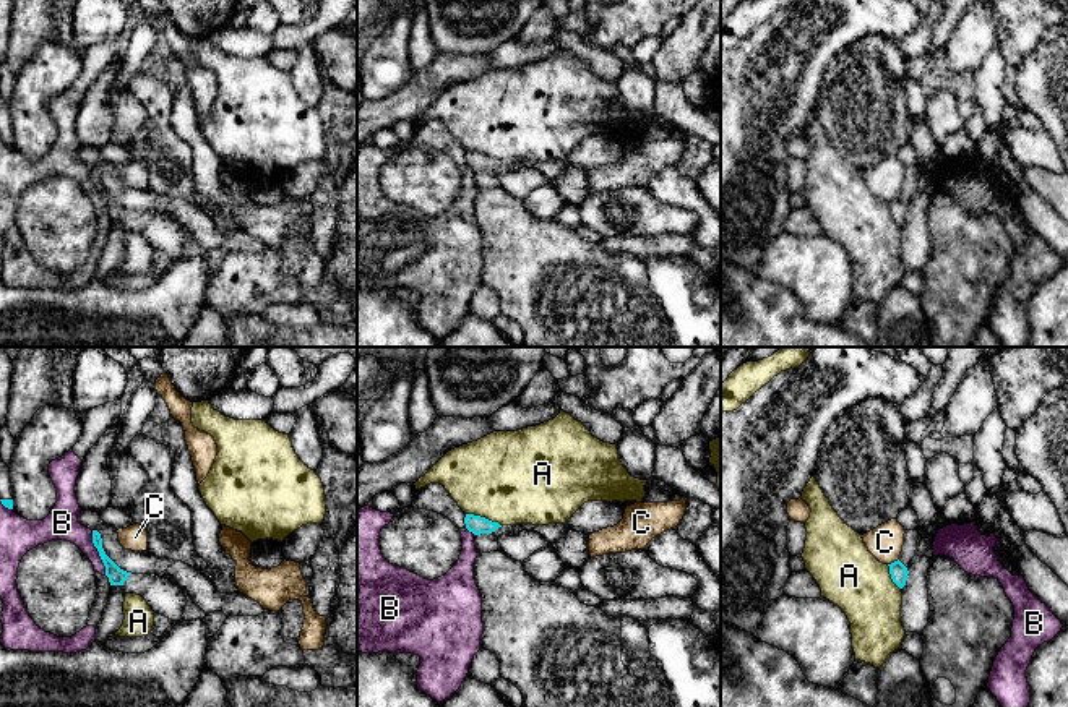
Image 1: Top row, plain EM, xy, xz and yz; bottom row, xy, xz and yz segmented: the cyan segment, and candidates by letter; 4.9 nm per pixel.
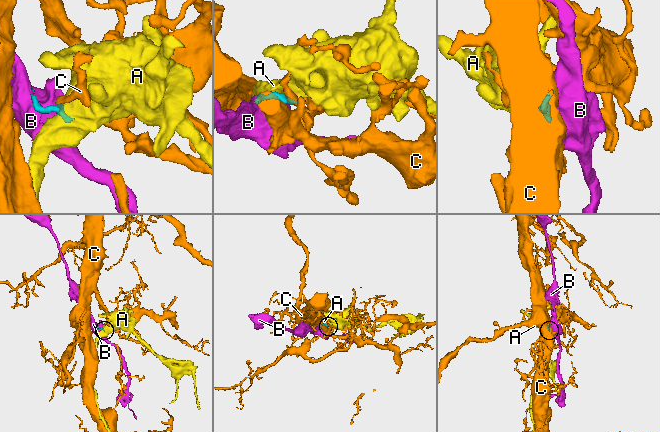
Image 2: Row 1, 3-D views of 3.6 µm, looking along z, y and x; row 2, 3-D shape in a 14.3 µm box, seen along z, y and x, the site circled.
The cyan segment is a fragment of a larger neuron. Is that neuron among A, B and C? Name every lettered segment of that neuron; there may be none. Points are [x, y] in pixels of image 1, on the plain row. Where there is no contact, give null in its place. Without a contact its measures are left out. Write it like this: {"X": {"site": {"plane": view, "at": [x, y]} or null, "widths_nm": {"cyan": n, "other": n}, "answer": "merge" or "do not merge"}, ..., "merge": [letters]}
{"A": {"site": {"plane": "xz", "at": [484, 154]}, "widths_nm": {"cyan": 90, "other": 460}, "answer": "do not merge"}, "B": {"site": {"plane": "xy", "at": [99, 190]}, "widths_nm": {"cyan": 90, "other": 160}, "answer": "do not merge"}, "C": {"site": {"plane": "yz", "at": [895, 198]}, "widths_nm": {"cyan": 90, "other": 170}, "answer": "do not merge"}, "merge": []}

